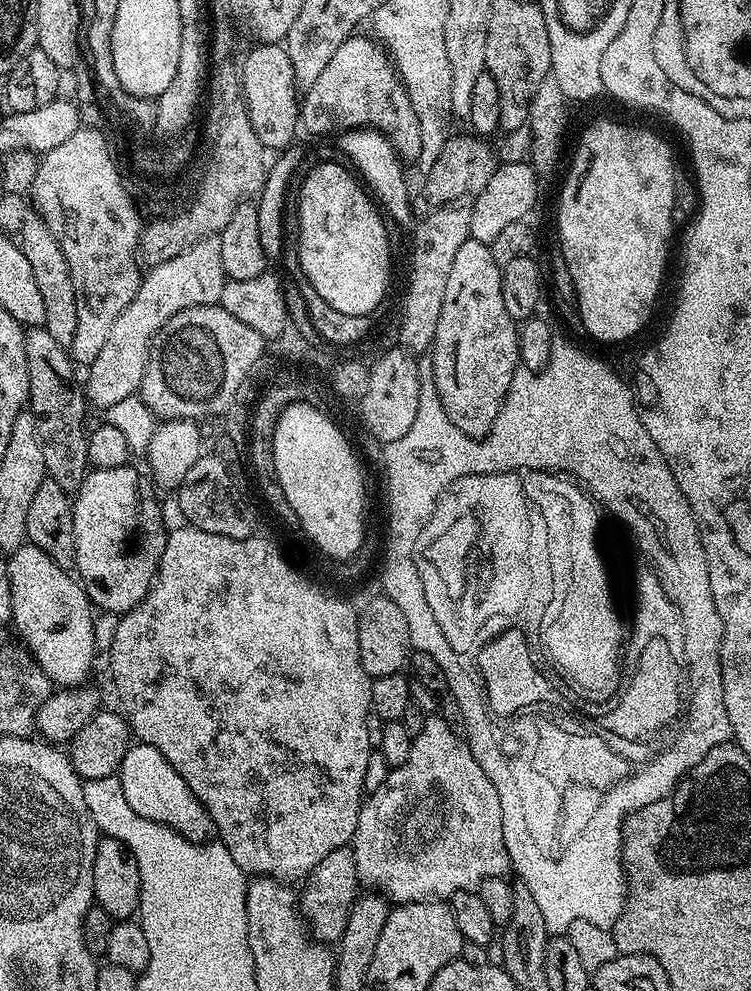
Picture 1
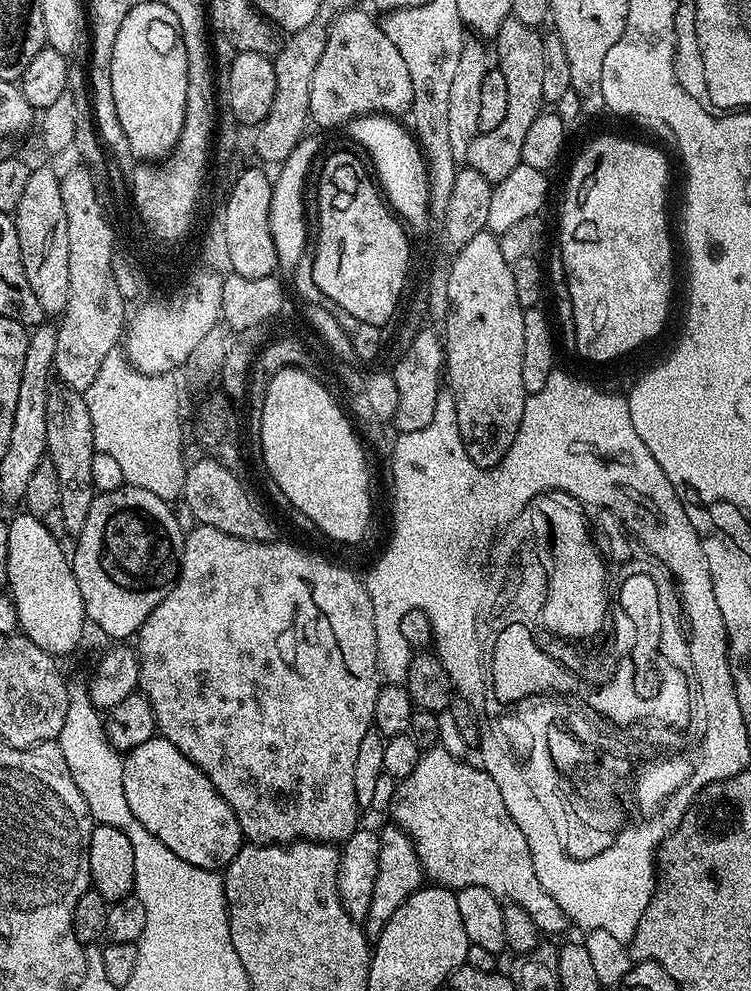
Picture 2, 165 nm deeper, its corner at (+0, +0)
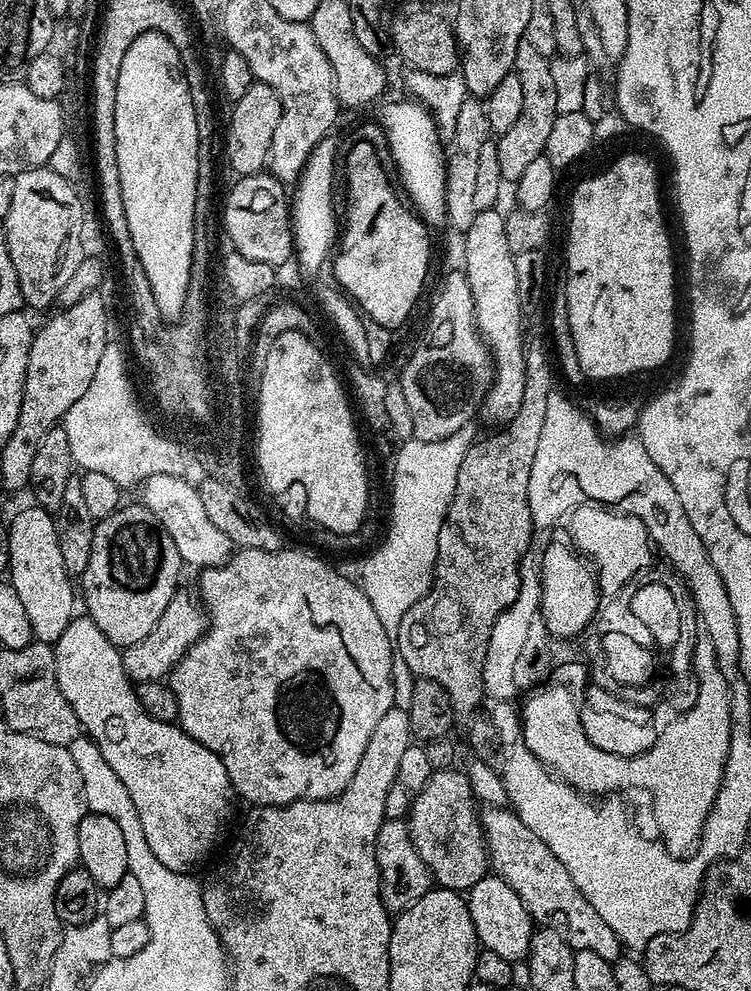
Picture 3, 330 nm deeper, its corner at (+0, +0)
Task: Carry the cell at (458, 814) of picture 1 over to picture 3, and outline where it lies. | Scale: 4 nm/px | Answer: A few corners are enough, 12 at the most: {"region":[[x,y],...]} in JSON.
{"region":[[511,807],[480,812],[491,871],[539,927],[615,962],[622,945]]}

